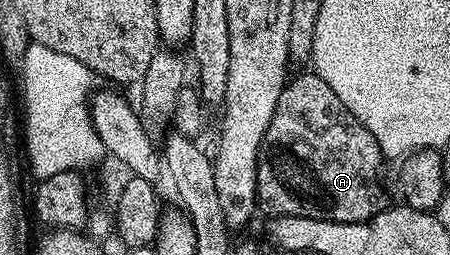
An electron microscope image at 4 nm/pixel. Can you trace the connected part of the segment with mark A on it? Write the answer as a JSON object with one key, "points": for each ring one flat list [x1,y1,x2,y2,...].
{"points":[[315,71,304,72,308,73,302,74,301,77,293,76,285,84,282,95,278,95,278,107,274,107,274,119,270,119,270,127,260,144,260,162,256,168,256,195,259,204,261,206,269,205,273,209,271,211,273,214,286,217,309,217,310,219,337,221,338,223,369,221,371,217,377,217,386,208,384,189,380,186,382,154,378,143,374,139,374,135,370,135,370,131,366,131,366,127,362,123,358,123,358,119,354,119,354,115,350,115,350,111,346,111,342,99,338,99,338,95,334,95,334,91,330,91,326,79,319,77]]}

